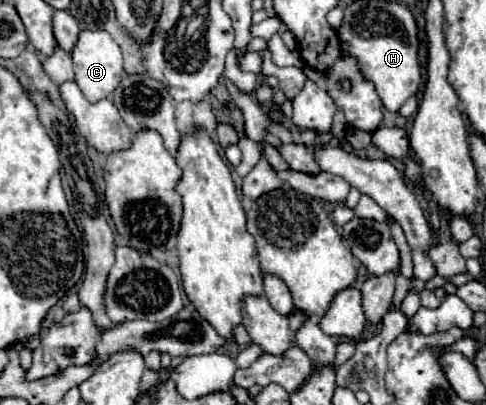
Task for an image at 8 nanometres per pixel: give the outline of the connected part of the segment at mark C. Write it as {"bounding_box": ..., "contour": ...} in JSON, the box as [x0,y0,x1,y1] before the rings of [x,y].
{"bounding_box":[71,30,123,102],"contour":[[[83,30],[79,34],[79,40],[71,52],[73,56],[73,66],[75,66],[75,84],[83,92],[83,96],[89,102],[99,102],[101,98],[109,98],[113,90],[121,82],[121,72],[123,72],[123,58],[119,46],[113,42],[105,30]]]}

